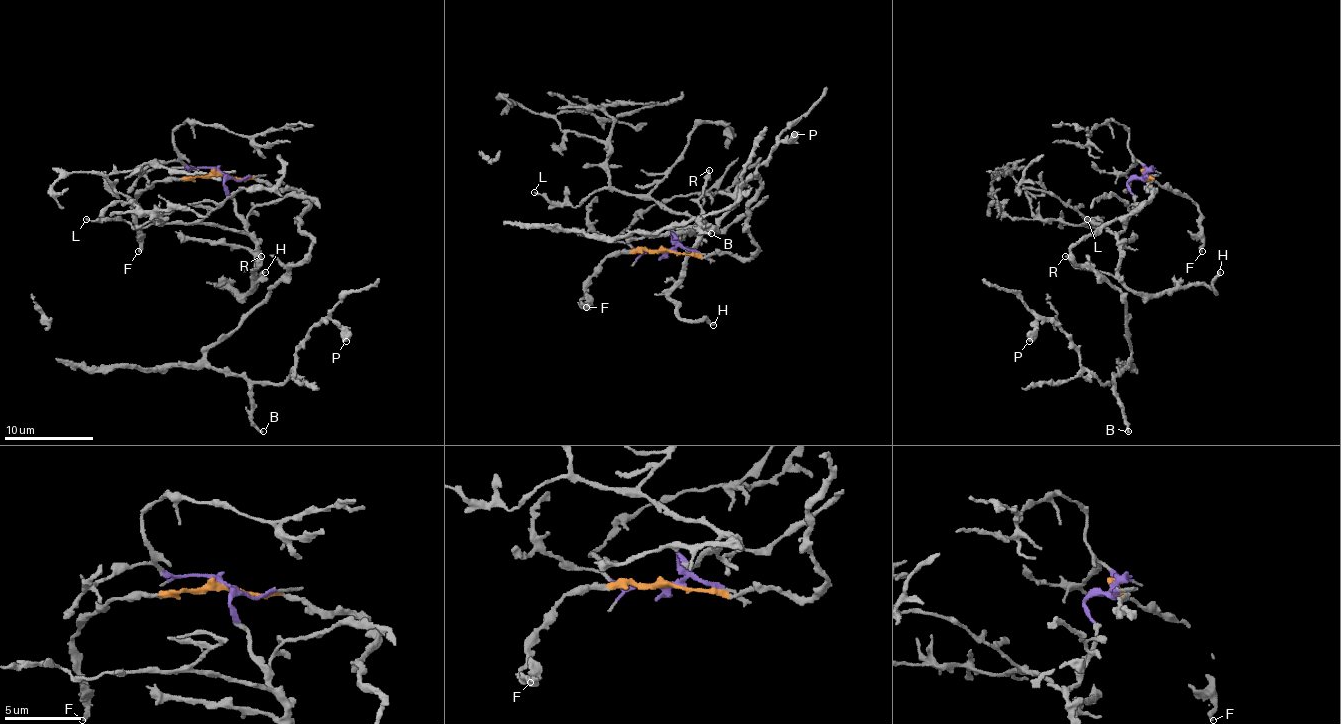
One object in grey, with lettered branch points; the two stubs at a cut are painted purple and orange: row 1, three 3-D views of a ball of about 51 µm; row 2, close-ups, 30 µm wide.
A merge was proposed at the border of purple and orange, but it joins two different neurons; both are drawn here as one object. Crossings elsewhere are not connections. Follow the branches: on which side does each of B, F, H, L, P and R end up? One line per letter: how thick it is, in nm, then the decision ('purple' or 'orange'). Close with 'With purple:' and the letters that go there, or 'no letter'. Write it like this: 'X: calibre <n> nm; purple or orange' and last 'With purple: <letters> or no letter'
B: calibre 220 nm; orange
F: calibre 280 nm; orange
H: calibre 280 nm; purple
L: calibre 140 nm; purple
P: calibre 650 nm; orange
R: calibre 280 nm; purple
With purple: H, L, R

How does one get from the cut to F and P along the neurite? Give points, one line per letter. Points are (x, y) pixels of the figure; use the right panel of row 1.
F: (1147, 174), (1147, 178), (1169, 185), (1198, 205), (1202, 252)
P: (1147, 174), (1153, 192), (1071, 252), (1124, 301), (1131, 359), (1104, 384), (1053, 321), (1039, 319), (1028, 341)

